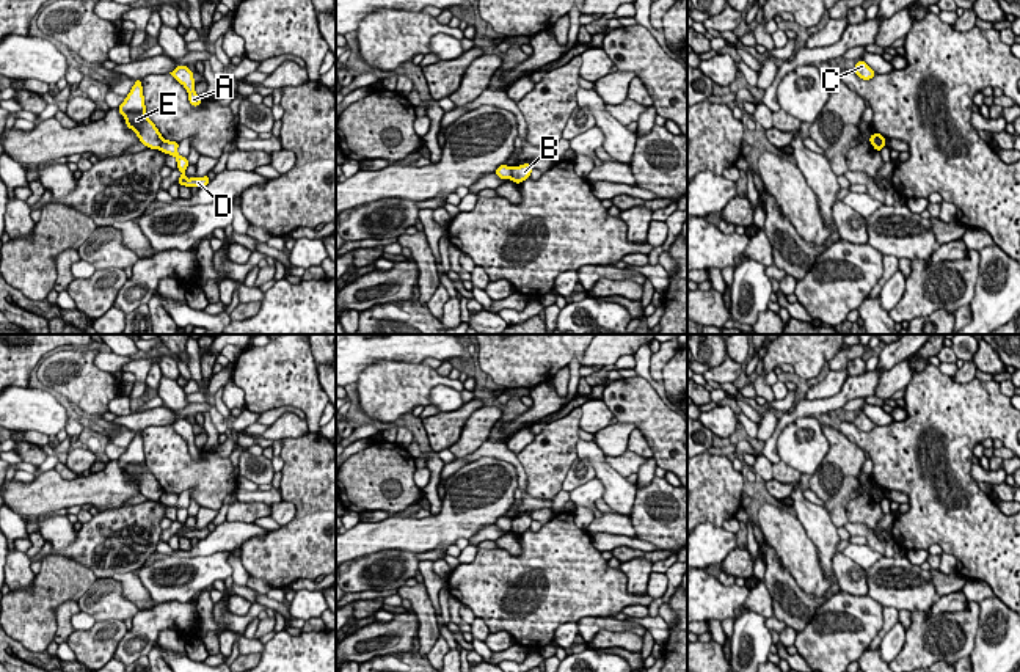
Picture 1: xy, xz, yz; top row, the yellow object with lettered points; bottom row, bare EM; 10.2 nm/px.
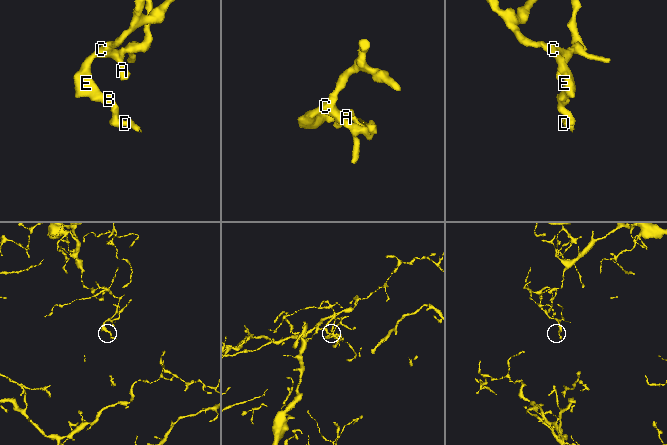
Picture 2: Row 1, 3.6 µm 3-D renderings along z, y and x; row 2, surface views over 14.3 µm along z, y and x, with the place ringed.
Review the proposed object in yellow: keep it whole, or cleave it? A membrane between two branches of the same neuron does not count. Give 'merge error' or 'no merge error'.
merge error

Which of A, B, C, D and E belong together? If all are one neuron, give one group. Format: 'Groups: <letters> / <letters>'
Groups: A C E / B D

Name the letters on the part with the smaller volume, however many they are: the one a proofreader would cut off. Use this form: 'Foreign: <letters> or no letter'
Foreign: B, D

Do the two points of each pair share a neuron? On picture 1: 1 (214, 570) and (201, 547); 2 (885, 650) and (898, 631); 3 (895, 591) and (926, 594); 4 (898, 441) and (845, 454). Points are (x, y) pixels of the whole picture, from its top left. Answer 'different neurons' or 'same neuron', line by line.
1: different neurons
2: same neuron
3: same neuron
4: different neurons

